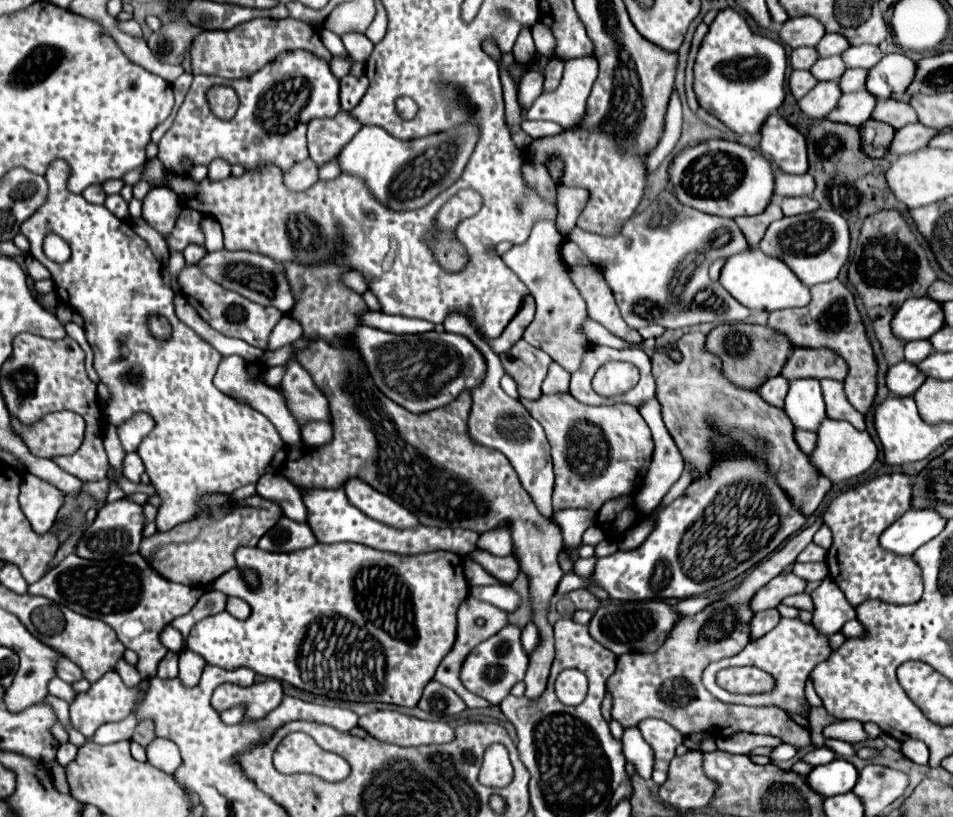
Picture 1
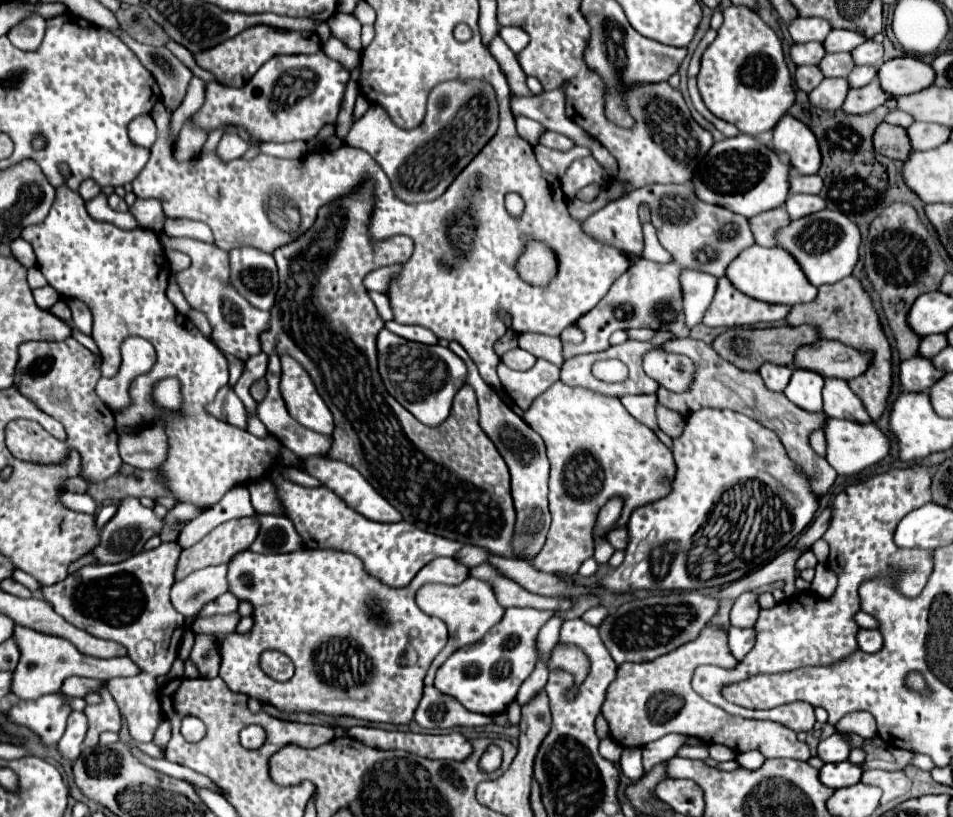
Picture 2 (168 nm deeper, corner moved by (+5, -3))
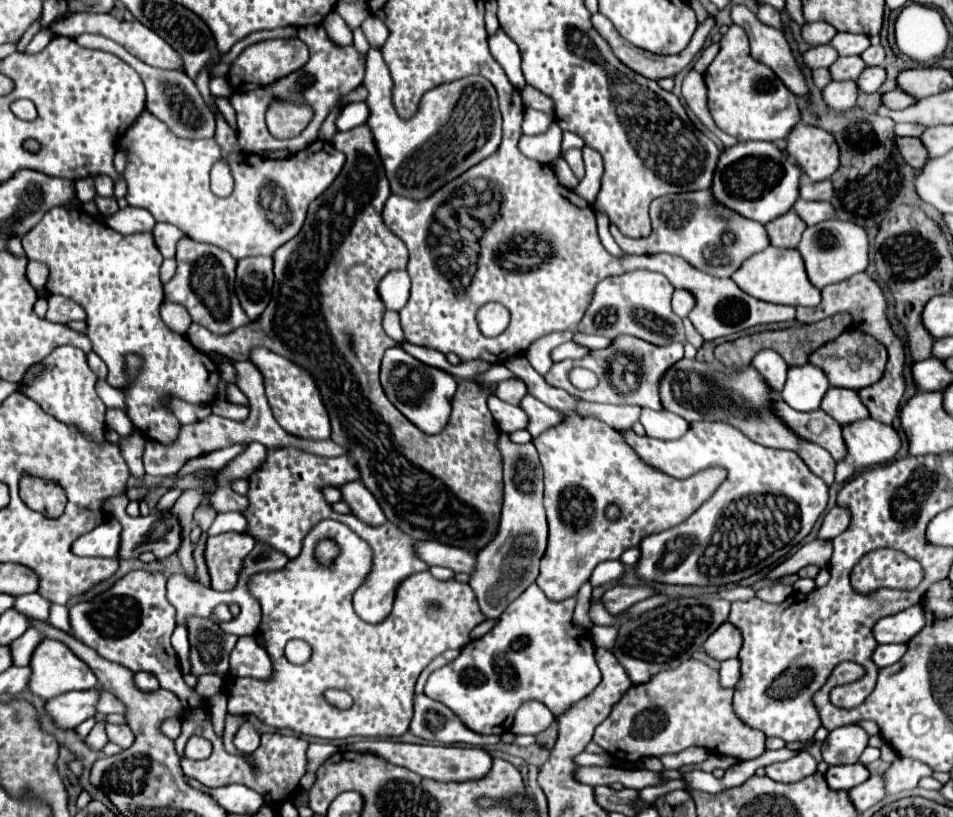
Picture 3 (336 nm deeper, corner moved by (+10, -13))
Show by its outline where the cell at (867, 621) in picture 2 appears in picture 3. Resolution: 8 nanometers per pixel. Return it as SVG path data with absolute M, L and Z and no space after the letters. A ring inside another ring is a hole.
M915 605L897 615L879 619L873 627L873 635L879 643L907 643L909 637L915 637L923 627L925 613L921 613L921 605Z

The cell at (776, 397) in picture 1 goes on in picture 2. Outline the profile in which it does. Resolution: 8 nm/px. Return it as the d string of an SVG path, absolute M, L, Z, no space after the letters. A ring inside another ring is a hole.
M764 363L758 373L760 373L764 385L770 391L784 391L788 381L790 381L792 369L790 367L782 367L782 365L774 365L774 363Z

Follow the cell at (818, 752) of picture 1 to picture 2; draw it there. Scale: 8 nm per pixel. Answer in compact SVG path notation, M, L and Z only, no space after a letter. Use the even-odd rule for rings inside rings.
M834 733L828 739L822 739L818 745L818 757L824 763L838 763L838 761L846 761L850 753L850 745L846 743L846 739L840 733Z

